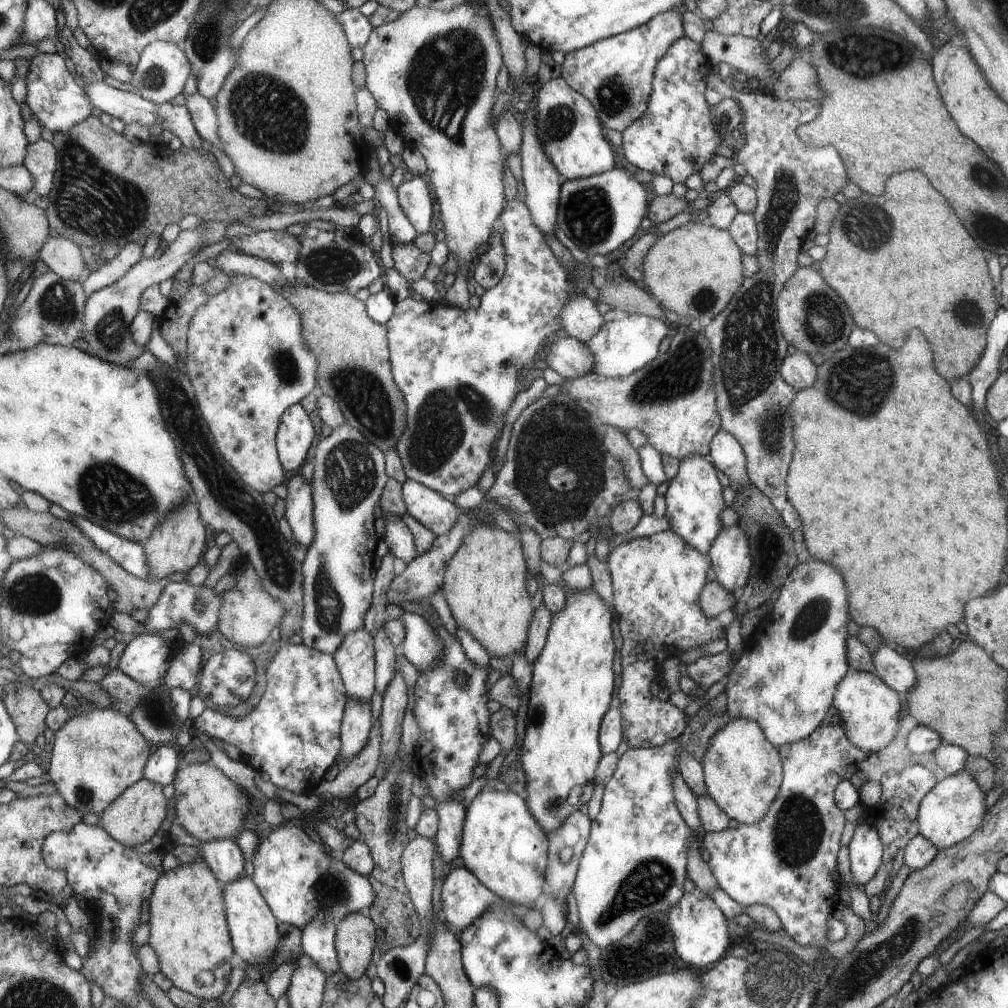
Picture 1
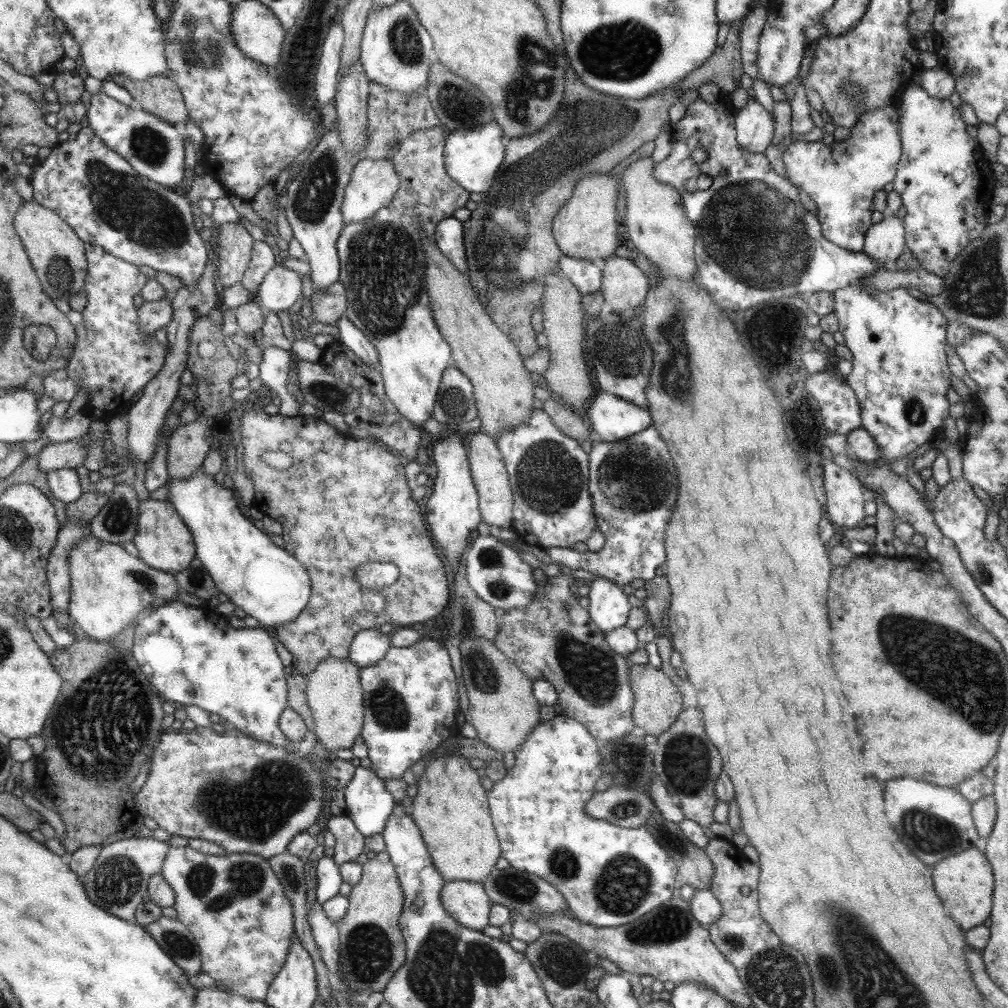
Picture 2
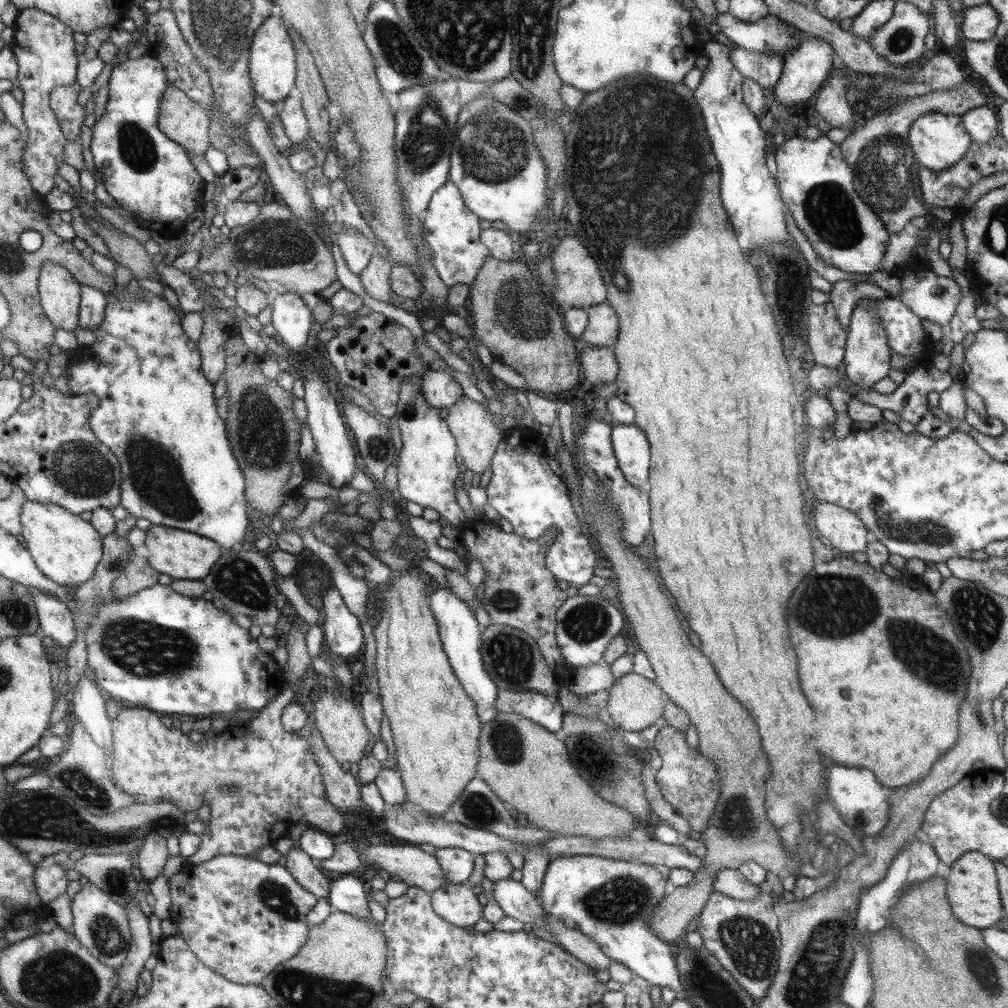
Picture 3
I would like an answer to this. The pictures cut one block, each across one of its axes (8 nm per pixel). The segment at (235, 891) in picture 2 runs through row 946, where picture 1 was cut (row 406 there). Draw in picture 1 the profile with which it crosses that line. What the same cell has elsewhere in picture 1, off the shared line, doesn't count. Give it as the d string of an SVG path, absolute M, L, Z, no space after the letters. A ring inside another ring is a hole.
M228 275L229 284L217 294L210 295L190 318L189 336L186 338L186 349L183 352L183 363L187 369L187 376L193 387L198 409L208 424L216 449L221 456L231 465L231 468L240 476L245 485L257 492L267 492L277 484L283 484L284 470L278 459L277 430L280 418L291 405L301 402L302 398L314 389L317 382L317 358L305 344L302 334L302 319L300 314L287 302L287 299L273 290L267 283L256 278L243 275Z

